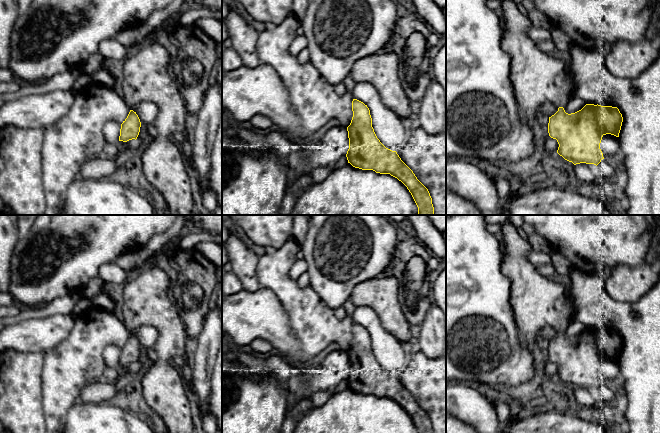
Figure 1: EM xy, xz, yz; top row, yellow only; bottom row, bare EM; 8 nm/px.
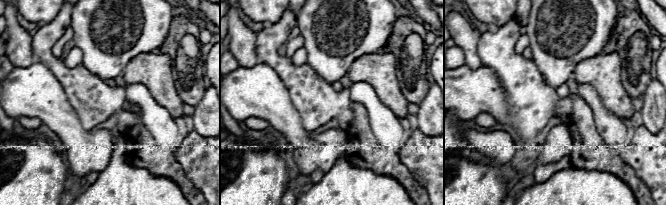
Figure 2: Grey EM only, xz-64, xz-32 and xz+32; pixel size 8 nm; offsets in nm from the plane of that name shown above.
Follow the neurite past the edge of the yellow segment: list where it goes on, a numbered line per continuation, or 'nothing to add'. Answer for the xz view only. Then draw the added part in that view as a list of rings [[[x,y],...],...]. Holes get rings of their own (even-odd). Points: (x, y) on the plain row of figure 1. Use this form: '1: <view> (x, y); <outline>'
nothing to add

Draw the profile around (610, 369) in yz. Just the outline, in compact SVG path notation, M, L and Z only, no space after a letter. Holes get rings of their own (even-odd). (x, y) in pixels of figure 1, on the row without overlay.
M611 358L603 359L600 373L603 377L604 383L608 385L621 373L619 362Z

